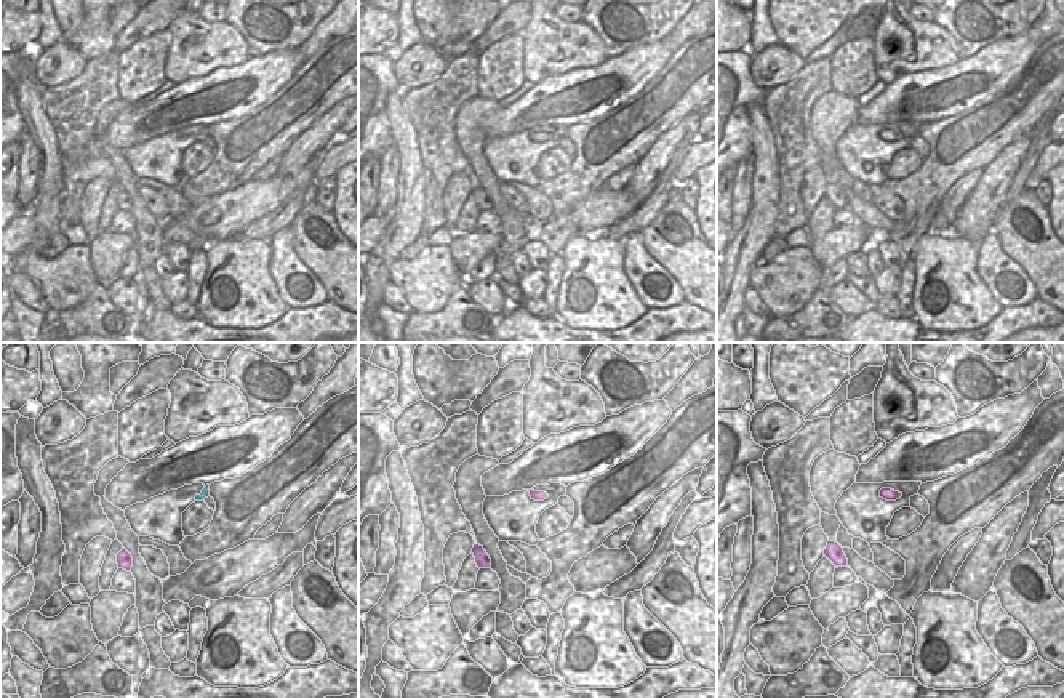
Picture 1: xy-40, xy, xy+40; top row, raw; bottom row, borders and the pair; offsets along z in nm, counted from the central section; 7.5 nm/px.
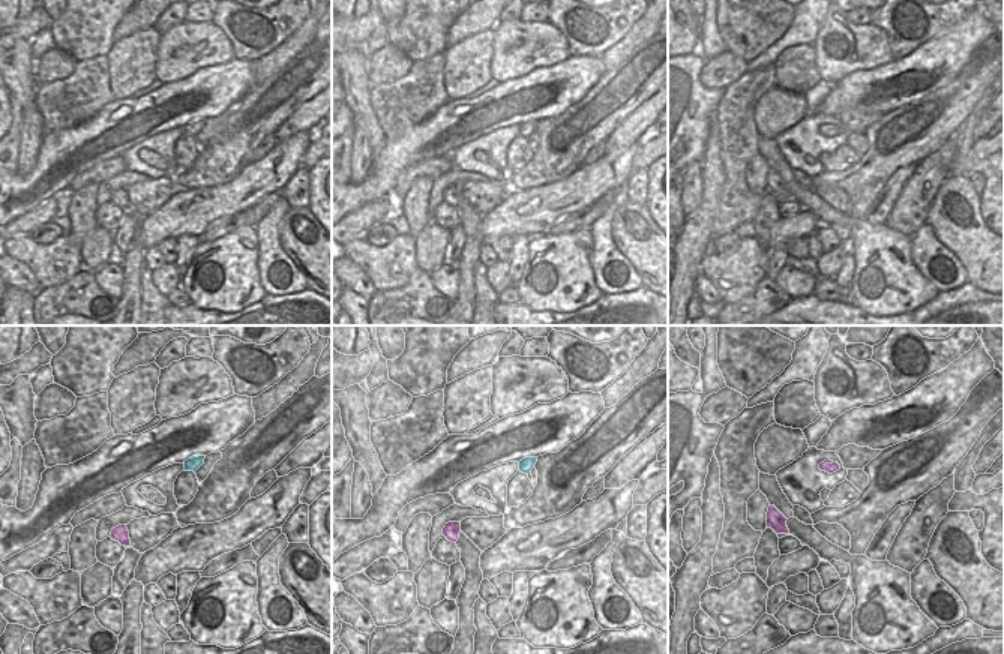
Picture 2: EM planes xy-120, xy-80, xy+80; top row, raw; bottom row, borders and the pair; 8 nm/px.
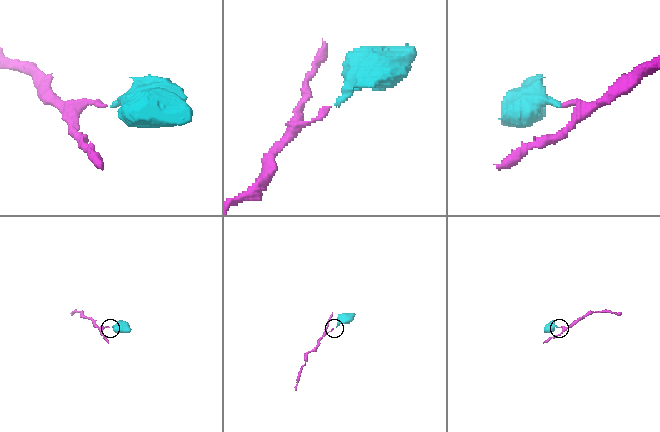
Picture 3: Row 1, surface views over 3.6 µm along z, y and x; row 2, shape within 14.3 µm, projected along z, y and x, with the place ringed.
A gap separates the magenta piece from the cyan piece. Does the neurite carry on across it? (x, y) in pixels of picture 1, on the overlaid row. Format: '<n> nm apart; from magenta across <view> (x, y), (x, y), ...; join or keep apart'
650 nm apart; from magenta across xy-40 (130, 554), (196, 500); join

